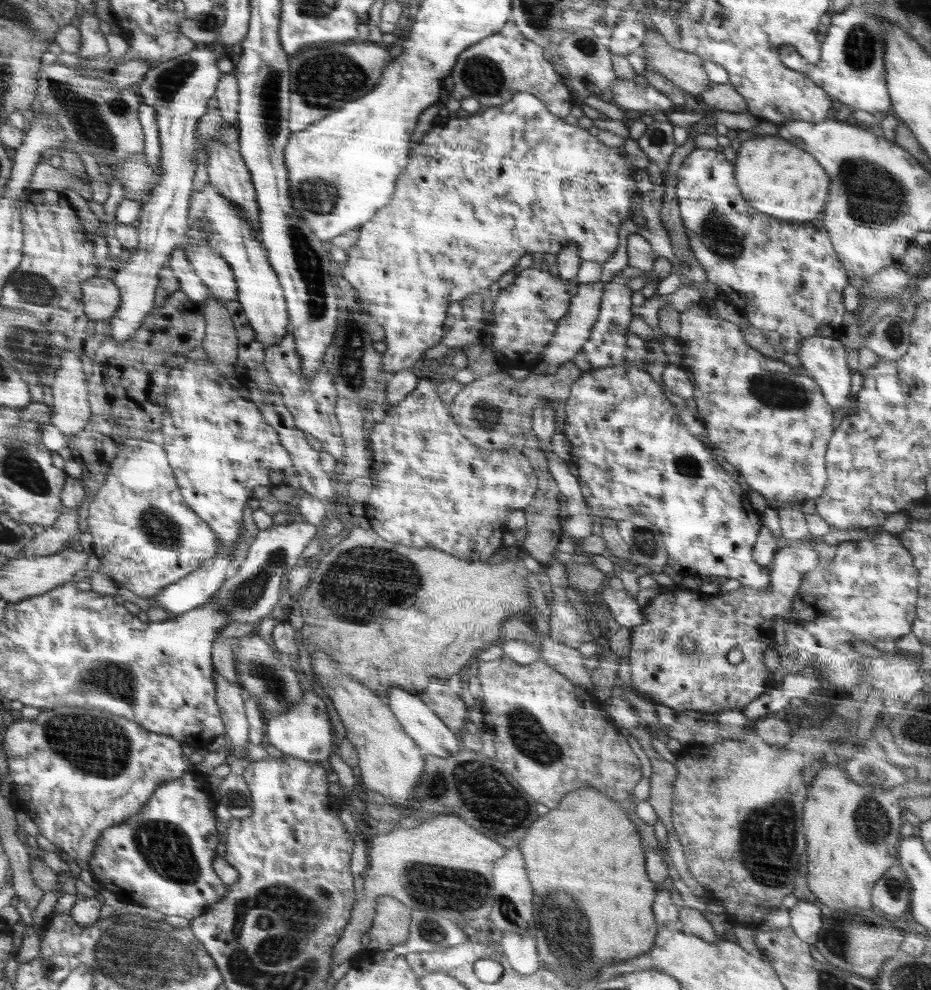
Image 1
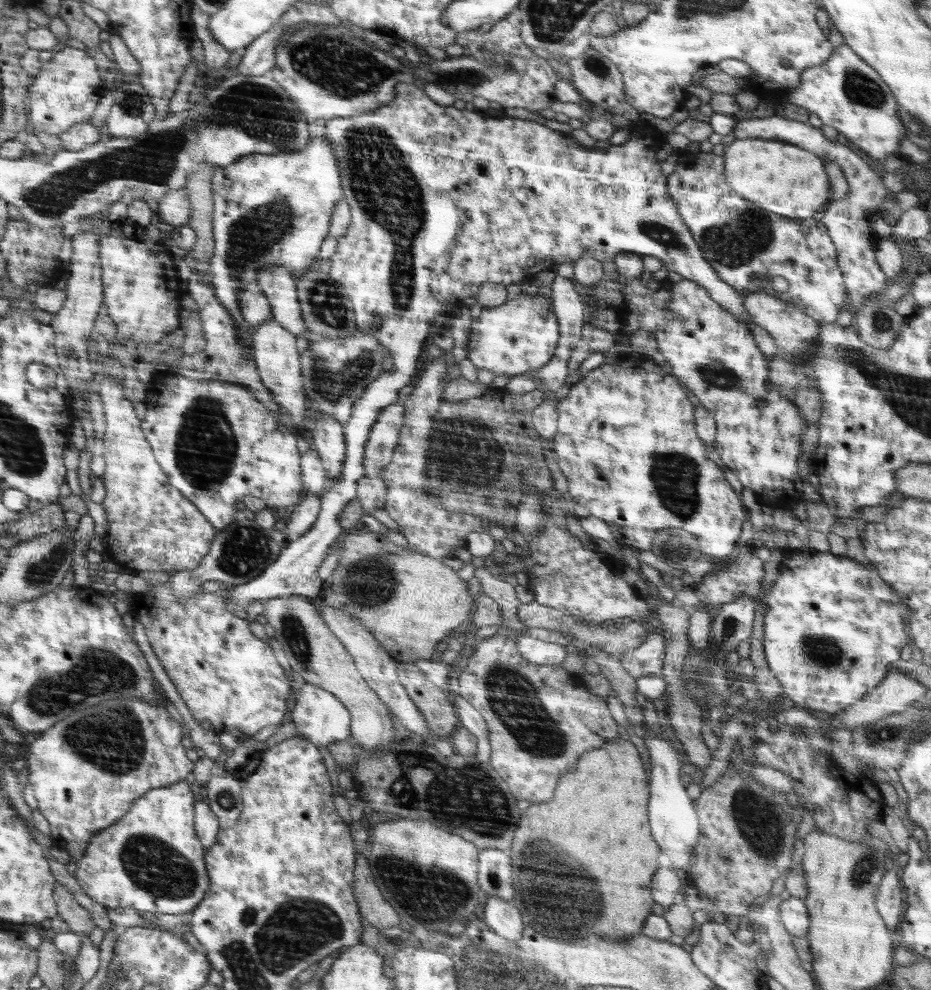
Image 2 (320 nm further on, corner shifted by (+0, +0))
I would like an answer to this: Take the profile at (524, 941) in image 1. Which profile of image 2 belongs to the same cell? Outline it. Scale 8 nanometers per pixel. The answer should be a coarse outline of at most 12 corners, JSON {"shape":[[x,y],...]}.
{"shape":[[483,896],[484,920],[510,940],[522,936],[524,924],[512,904]]}

